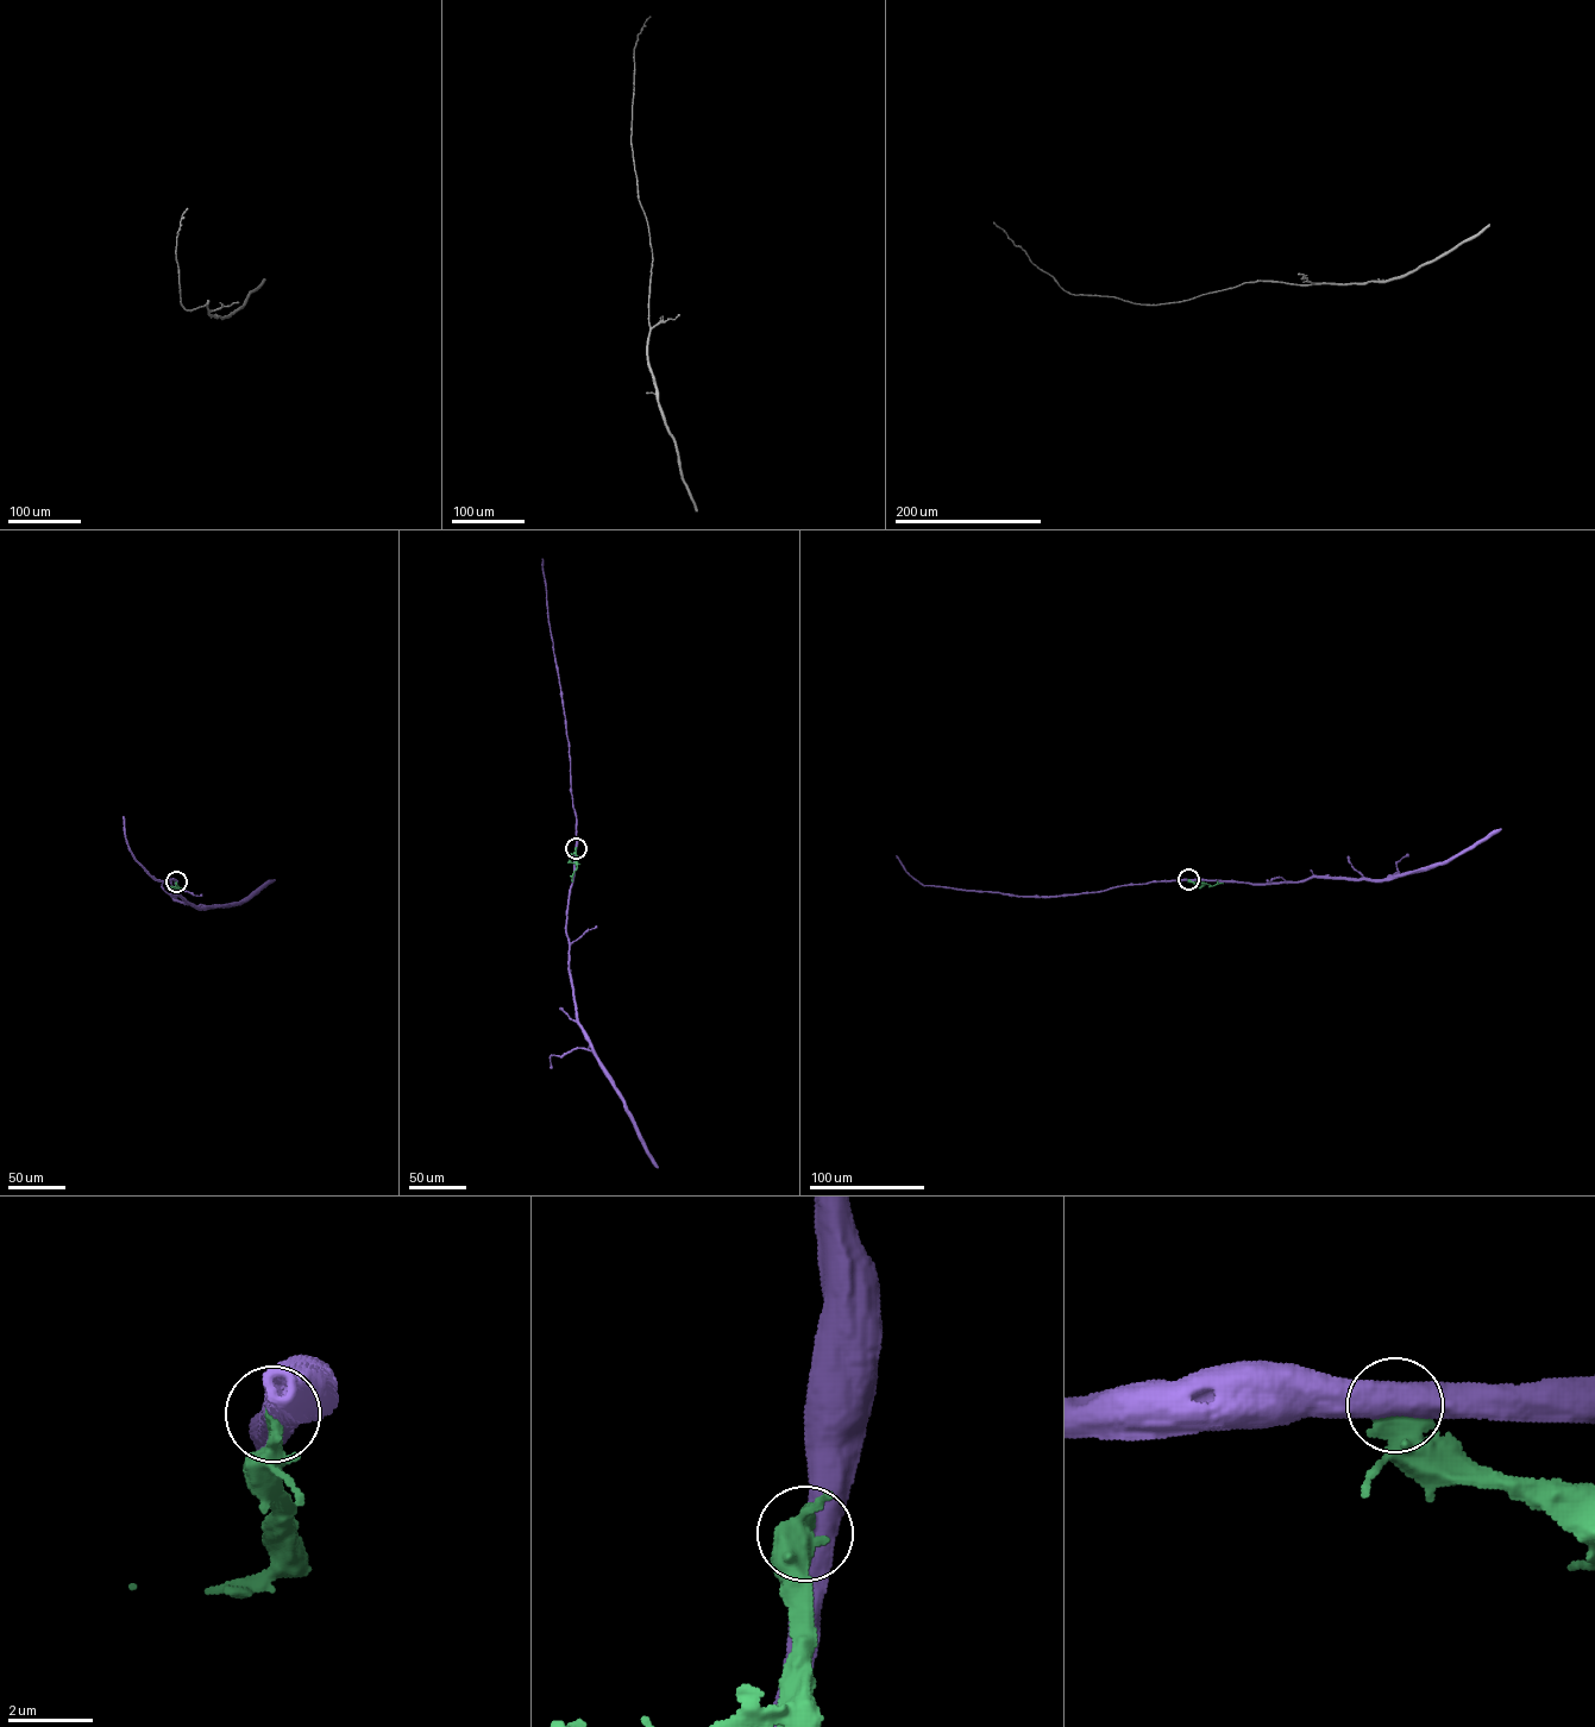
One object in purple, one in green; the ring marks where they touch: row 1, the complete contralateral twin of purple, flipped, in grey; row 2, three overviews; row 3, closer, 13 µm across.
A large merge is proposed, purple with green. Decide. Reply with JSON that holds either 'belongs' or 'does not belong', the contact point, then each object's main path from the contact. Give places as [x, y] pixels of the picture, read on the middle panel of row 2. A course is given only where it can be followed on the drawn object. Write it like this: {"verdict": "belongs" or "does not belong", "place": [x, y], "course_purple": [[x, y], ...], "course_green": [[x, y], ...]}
{"verdict": "does not belong", "place": [576, 848], "course_purple": [[576, 848], [566, 929], [576, 1017], [592, 1054], [619, 1094]], "course_green": [[576, 848], [577, 865], [572, 881]]}

